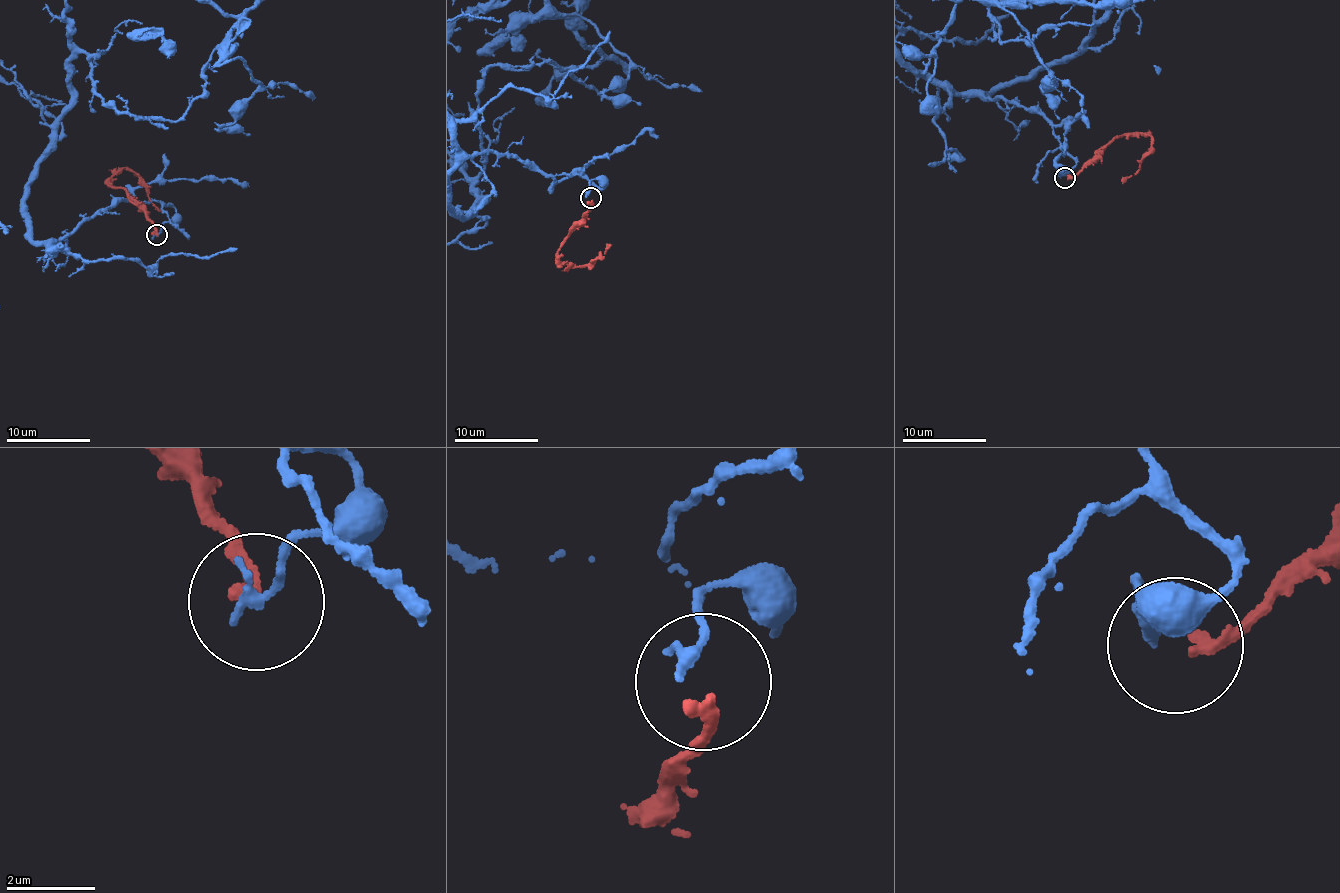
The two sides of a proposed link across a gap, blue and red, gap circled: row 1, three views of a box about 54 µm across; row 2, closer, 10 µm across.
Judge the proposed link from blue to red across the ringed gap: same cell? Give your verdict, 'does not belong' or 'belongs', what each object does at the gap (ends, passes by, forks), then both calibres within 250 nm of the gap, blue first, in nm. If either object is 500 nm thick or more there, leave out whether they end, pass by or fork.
does not belong | blue ends | red ends | 320/320 nm

